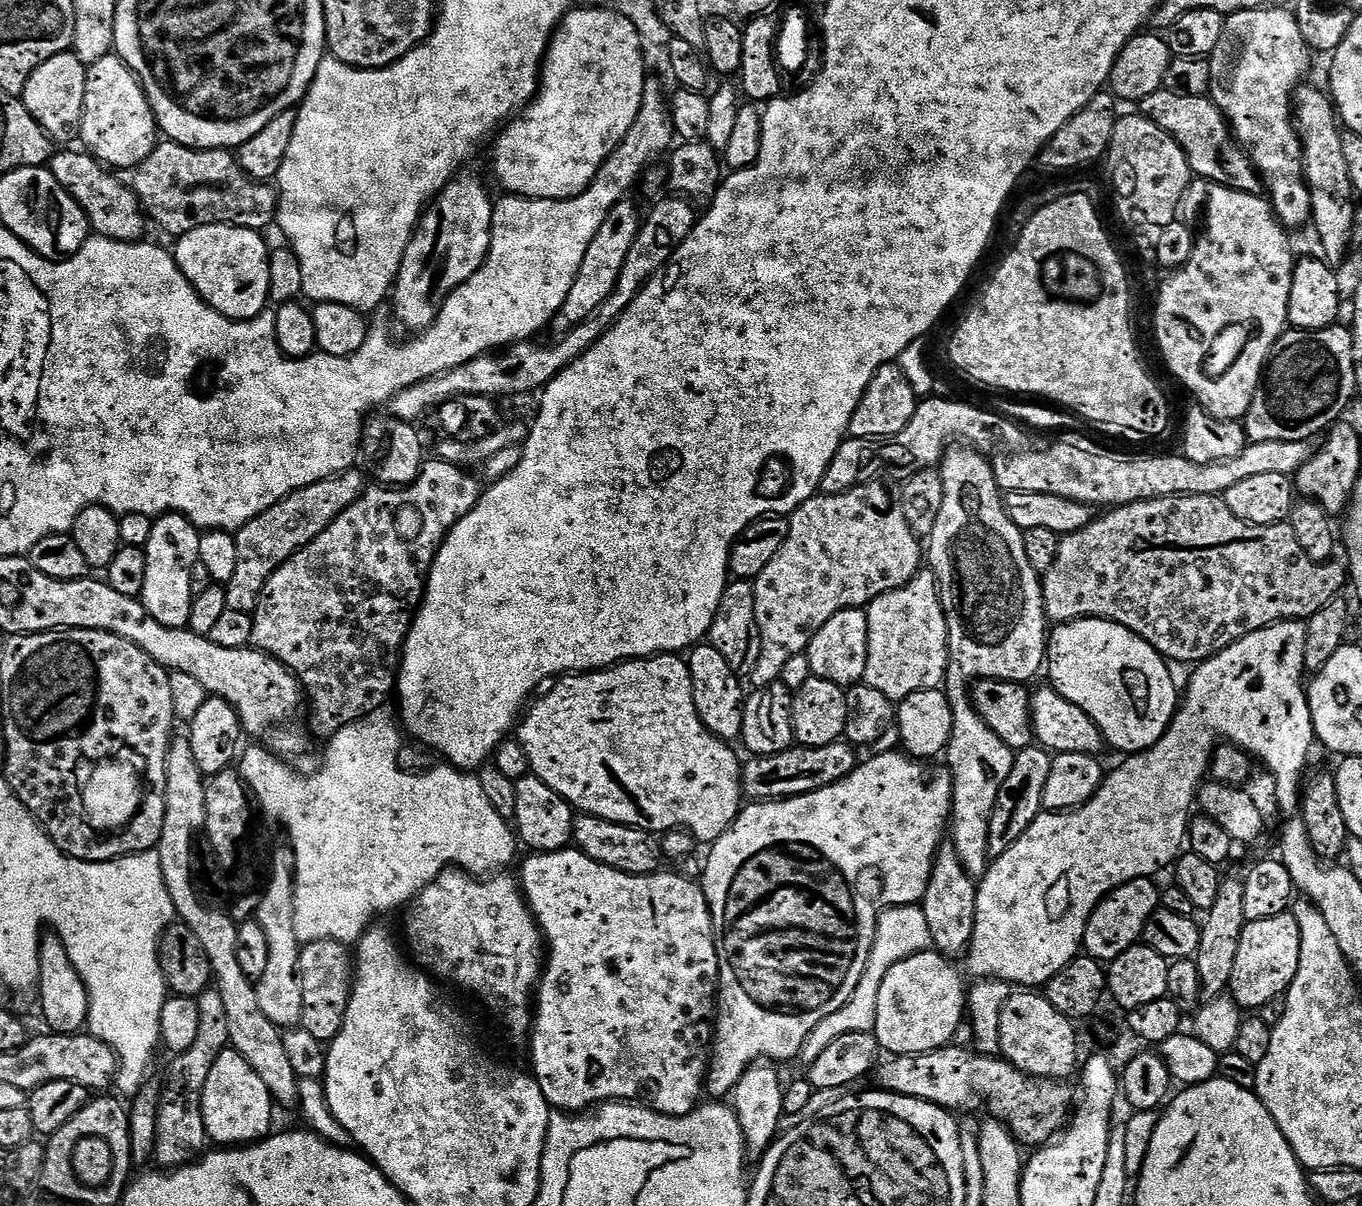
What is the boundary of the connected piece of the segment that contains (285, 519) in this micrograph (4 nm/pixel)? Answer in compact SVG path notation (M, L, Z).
M349 470L322 482L314 482L270 506L270 510L258 514L258 518L246 522L246 526L238 529L235 533L238 563L234 578L230 578L226 586L229 608L255 612L256 603L270 574L274 574L274 570L278 570L278 566L285 564L298 550L314 542L314 538L318 538L318 534L322 534L322 530L326 530L326 526L330 526L330 522L334 522L342 510L354 506L366 487L363 474L356 471Z

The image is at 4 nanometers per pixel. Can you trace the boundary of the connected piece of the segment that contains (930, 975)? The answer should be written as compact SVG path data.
M935 950L919 952L894 966L890 974L882 978L882 990L878 990L878 1014L874 1035L881 1049L892 1056L922 1054L951 1045L952 1035L966 1020L966 983L964 976L955 968L953 961Z

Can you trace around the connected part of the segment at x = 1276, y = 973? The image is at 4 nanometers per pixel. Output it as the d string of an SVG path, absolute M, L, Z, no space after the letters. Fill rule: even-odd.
M1291 911L1274 918L1249 920L1242 930L1242 942L1238 942L1238 958L1234 958L1234 974L1230 985L1232 999L1241 1009L1258 1010L1270 1002L1270 998L1285 995L1298 974L1299 953L1298 922Z

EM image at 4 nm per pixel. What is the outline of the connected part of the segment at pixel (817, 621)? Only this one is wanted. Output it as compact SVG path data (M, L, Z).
M869 482L860 484L857 488L846 490L842 494L834 494L826 496L817 494L805 503L801 504L795 512L791 513L788 520L788 537L786 542L782 542L782 550L778 550L778 554L774 554L774 559L770 562L770 566L766 566L766 570L762 570L762 574L758 574L754 581L754 610L758 618L758 630L760 631L760 653L758 654L758 662L754 666L750 677L750 683L753 689L759 690L768 687L769 684L775 684L779 681L782 670L786 667L786 662L790 662L790 658L794 658L794 654L799 652L807 652L808 644L814 638L814 634L818 634L818 630L822 630L822 626L826 626L826 622L830 622L830 618L834 618L834 614L838 614L847 608L864 608L872 603L877 596L883 592L889 592L895 588L906 586L906 582L910 582L910 578L914 578L916 573L922 568L922 540L912 532L910 526L906 522L902 510L900 509L897 497L888 493L888 488L884 482Z

